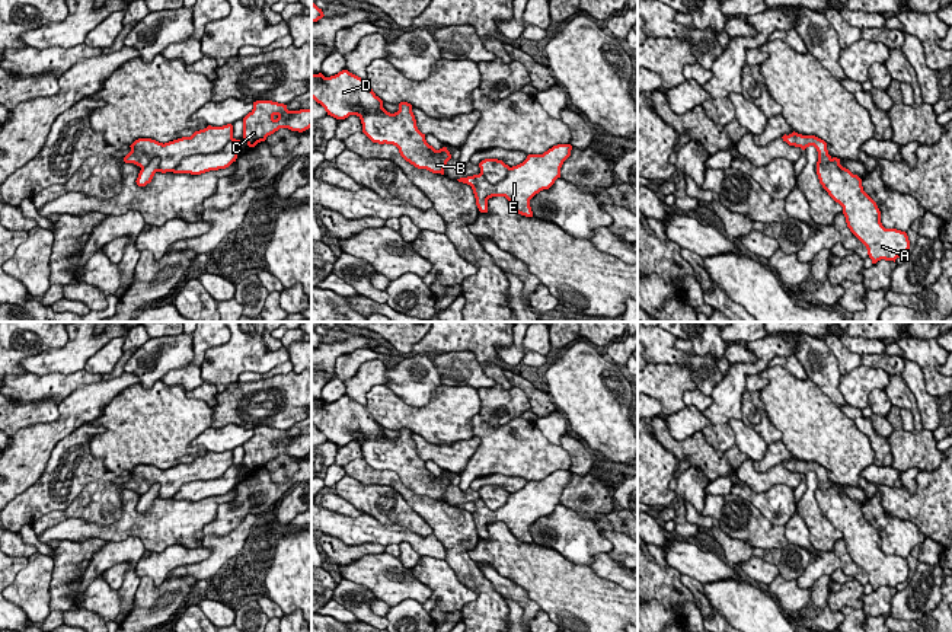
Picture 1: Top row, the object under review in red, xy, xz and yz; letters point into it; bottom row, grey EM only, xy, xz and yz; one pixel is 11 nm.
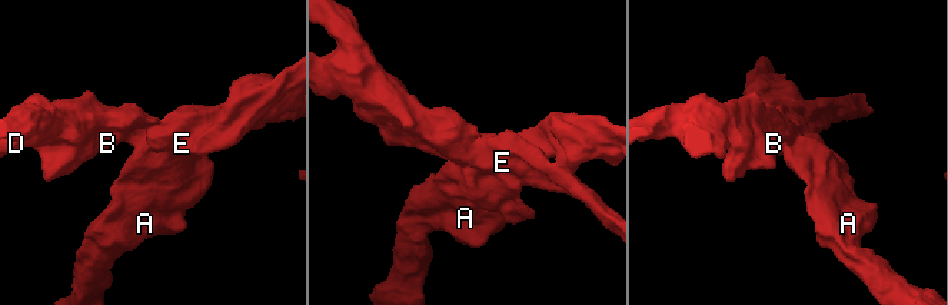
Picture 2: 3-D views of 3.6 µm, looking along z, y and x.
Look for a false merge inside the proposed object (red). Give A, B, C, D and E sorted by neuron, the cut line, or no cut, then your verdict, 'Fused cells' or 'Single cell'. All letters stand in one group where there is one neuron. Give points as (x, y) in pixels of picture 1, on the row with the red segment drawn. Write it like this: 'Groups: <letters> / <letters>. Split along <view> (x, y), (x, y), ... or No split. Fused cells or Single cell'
Groups: A C E / B D. Split along xy (232, 137), (217, 152), (185, 156), (172, 171). Fused cells

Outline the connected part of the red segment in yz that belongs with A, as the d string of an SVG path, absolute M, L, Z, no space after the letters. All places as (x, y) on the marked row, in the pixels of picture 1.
M833 157L828 163L817 162L817 175L828 195L843 207L847 227L866 246L872 264L881 259L894 261L904 256L910 249L905 232L885 229L881 223L881 211L876 202L863 191L862 179L840 165L840 159Z

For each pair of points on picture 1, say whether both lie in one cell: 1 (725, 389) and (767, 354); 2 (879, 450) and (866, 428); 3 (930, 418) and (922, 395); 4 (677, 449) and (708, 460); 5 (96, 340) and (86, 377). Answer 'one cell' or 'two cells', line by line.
1: one cell
2: one cell
3: one cell
4: one cell
5: two cells

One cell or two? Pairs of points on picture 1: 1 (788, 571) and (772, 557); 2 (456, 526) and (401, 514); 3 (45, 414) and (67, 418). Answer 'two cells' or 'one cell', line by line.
1: one cell
2: two cells
3: two cells

